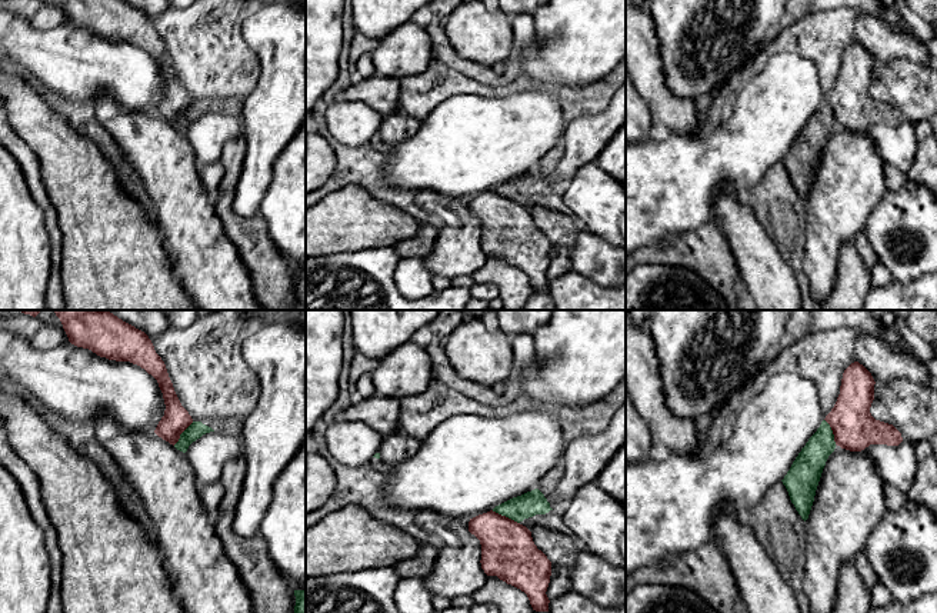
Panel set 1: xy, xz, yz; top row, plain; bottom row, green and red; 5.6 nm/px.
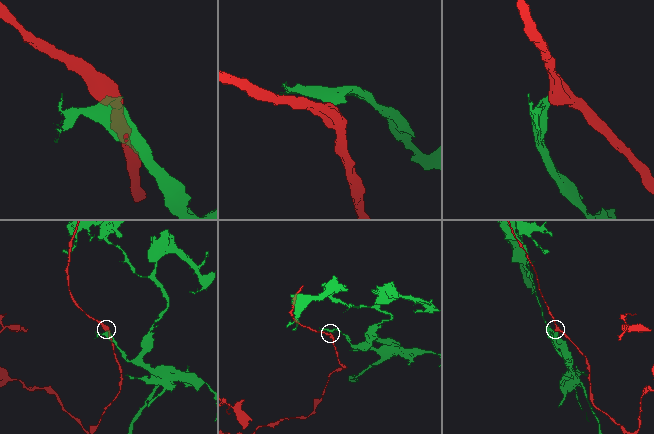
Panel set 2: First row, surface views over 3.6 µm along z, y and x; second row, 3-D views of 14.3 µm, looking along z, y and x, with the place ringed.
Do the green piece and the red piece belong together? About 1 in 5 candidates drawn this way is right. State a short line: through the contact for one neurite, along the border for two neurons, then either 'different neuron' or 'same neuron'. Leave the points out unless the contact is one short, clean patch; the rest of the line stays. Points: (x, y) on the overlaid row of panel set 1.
line xz (492, 510), (519, 523); different neuron

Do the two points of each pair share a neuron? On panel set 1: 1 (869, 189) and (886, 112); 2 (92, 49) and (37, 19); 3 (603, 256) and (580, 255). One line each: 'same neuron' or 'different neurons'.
1: different neurons
2: different neurons
3: same neuron

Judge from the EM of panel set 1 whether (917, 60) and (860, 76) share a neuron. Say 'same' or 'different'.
same

